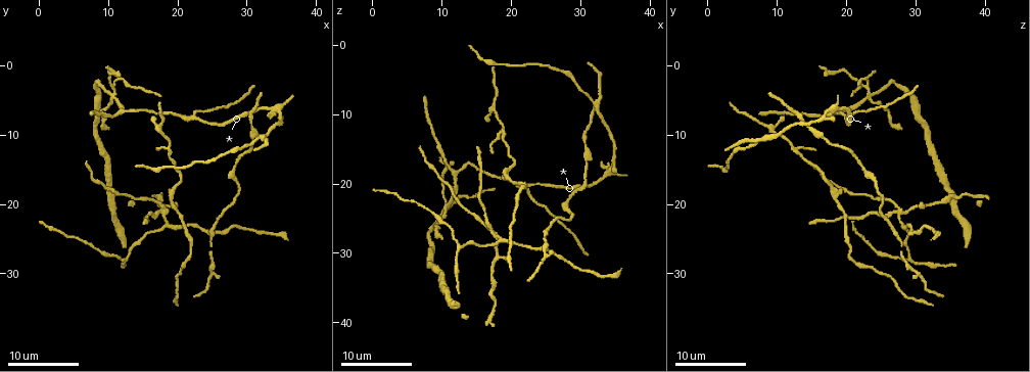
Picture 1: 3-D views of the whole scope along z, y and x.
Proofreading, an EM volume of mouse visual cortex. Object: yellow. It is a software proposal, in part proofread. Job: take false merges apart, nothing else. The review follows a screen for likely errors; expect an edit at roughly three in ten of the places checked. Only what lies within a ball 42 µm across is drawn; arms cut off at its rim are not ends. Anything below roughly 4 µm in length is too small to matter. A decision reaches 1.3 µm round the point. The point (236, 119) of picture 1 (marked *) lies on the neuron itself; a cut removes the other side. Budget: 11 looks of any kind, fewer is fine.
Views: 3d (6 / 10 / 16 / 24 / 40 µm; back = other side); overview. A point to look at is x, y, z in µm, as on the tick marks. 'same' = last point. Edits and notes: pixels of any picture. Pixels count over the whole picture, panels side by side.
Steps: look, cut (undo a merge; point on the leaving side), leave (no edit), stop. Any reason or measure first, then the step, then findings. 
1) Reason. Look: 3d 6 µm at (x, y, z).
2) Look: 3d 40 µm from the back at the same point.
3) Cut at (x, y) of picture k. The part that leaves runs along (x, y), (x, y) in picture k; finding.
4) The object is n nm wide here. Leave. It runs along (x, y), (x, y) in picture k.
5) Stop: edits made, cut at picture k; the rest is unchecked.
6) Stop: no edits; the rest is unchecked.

Arms part here. Look: 3d 16 µm at (22.5, 7.0, 20.5).

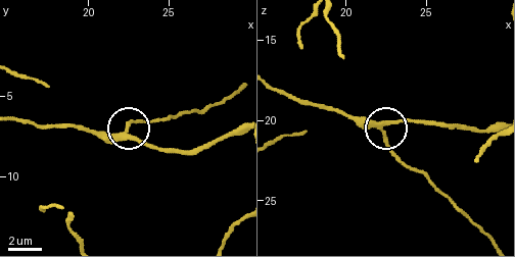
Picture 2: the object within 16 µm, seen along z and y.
Look: 3d 16 µm from the back at (22.4, 7.2, 20.7).

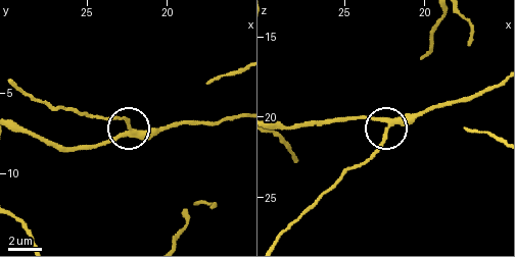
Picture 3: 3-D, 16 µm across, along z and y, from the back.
3 arms meet here. Leave. It runs along (33, 136), (85, 148), (113, 141), (129, 129), (103, 116) in picture 3; all the same neuron.

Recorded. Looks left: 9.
Look: 3d 6 µm at (31.0, 9.0, 15.0).

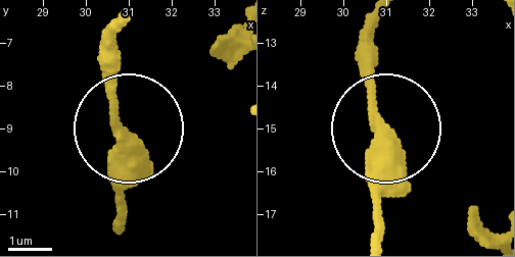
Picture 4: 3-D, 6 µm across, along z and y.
Look: 3d 6 µm from the back at (30.85, 9.30, 15.15).

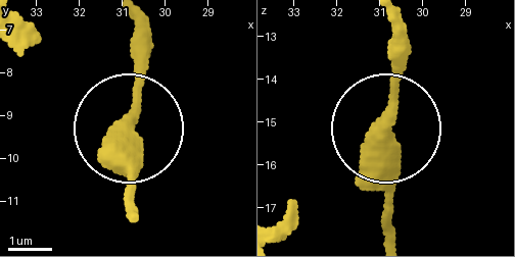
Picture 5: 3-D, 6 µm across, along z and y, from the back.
The side arm is 9 µm long. Leave. One neuron here.

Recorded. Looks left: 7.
Side arm on a straight run. Look: 3d 16 µm at (18.5, 11.5, 12.0).

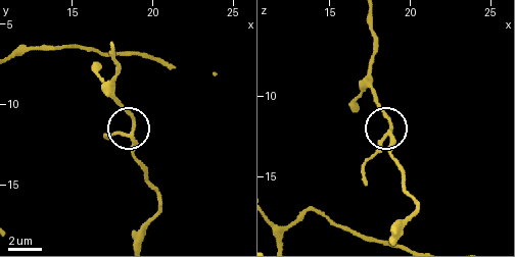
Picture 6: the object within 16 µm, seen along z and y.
Leave. It runs along (140, 240), (160, 198), (133, 153), (131, 116), (121, 101) in picture 6; continuous, no second neuron.

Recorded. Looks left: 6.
Three arms meet. Look: 3d 6 µm at (11.5, 7.0, 18.5).

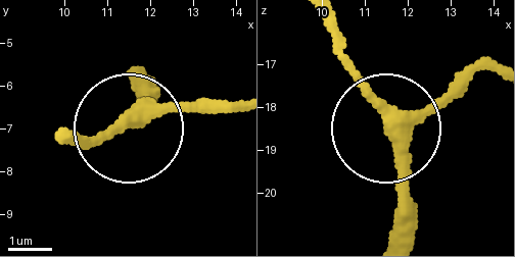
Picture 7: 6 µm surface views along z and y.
From behind. Look: 3d 6 µm from the back at (11.65, 6.75, 18.25).

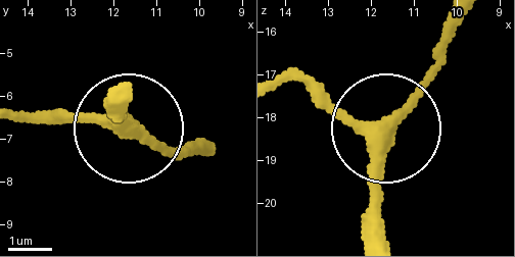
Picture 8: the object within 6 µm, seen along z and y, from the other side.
The side arm is 13 µm long; 3 arms meet here. Leave. One neuron here.

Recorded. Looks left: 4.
Four-way junction. Look: 3d 6 µm at (10.5, 4.5, 23.5).

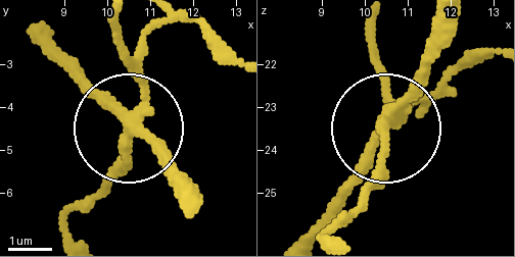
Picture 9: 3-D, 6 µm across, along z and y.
From behind. Look: 3d 6 µm from the back at (10.45, 4.55, 23.30).

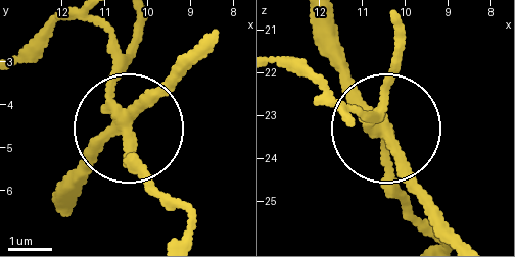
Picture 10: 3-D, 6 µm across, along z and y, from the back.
Cut at (135, 155) of picture 10. The part that leaves runs along (115, 116), (115, 54), (93, 24), (49, 29), (16, 54) in picture 10; a second neuron is stuck on.

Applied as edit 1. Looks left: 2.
Stop: edits made, cut at picture 10; the rest is unchecked.

